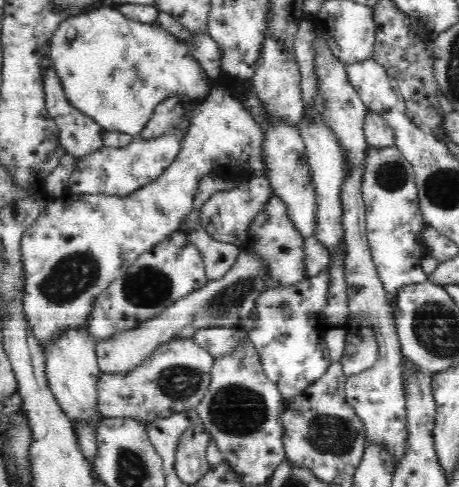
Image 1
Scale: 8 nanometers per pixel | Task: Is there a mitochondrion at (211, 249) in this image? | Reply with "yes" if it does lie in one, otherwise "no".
no

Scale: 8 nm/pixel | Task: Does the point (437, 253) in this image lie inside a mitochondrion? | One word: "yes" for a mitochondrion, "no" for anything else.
no

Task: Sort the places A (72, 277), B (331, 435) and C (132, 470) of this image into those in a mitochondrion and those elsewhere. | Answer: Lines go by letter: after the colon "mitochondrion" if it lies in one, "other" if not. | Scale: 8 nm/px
A: mitochondrion
B: mitochondrion
C: mitochondrion

